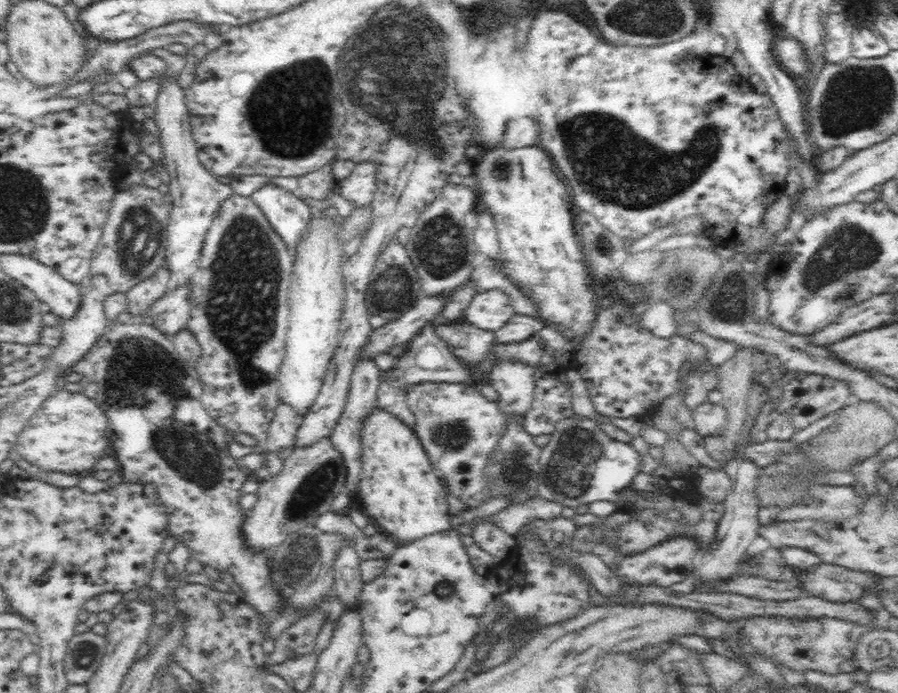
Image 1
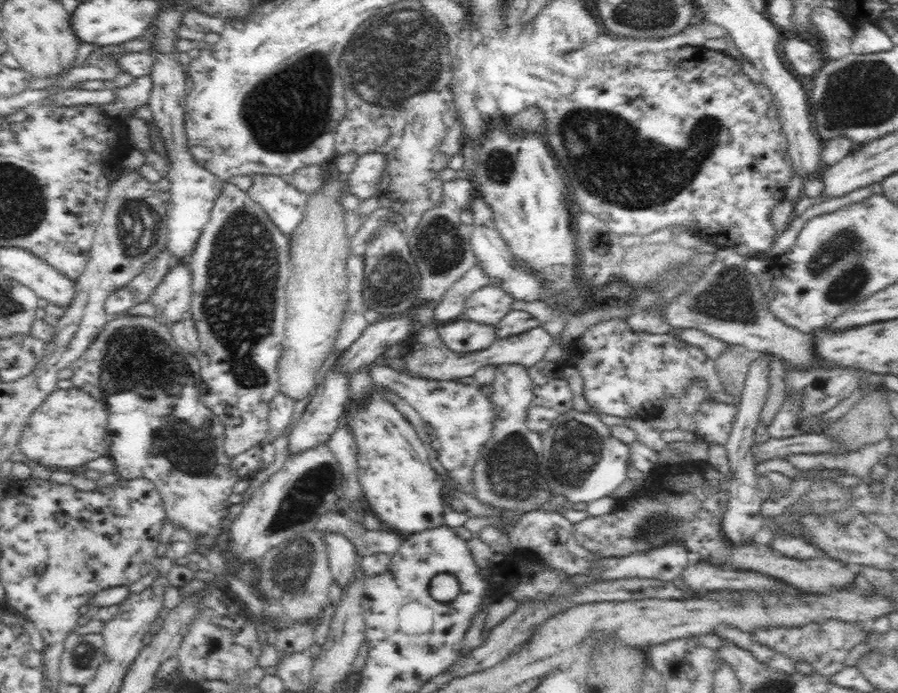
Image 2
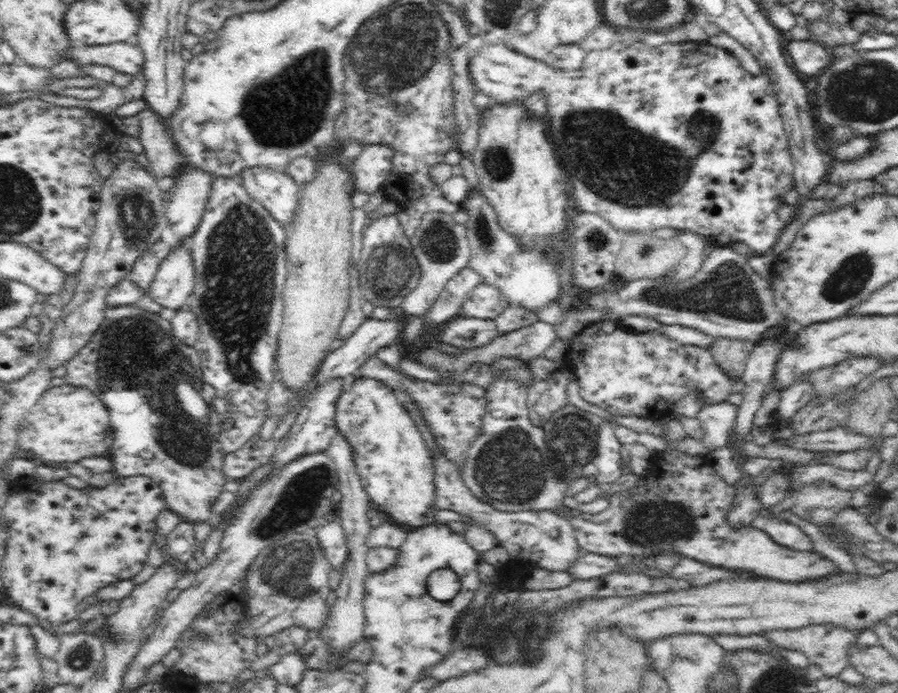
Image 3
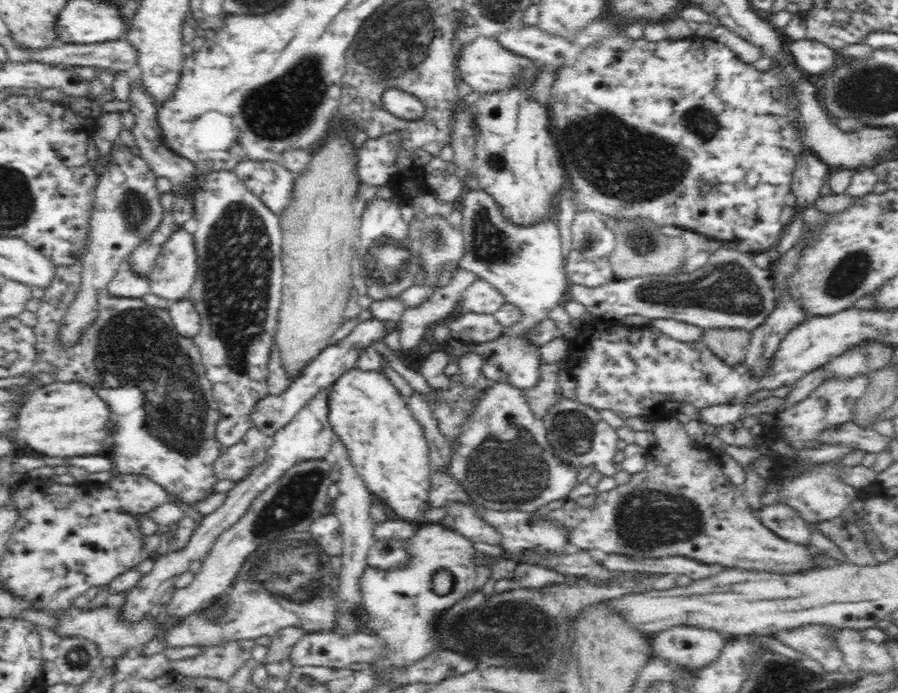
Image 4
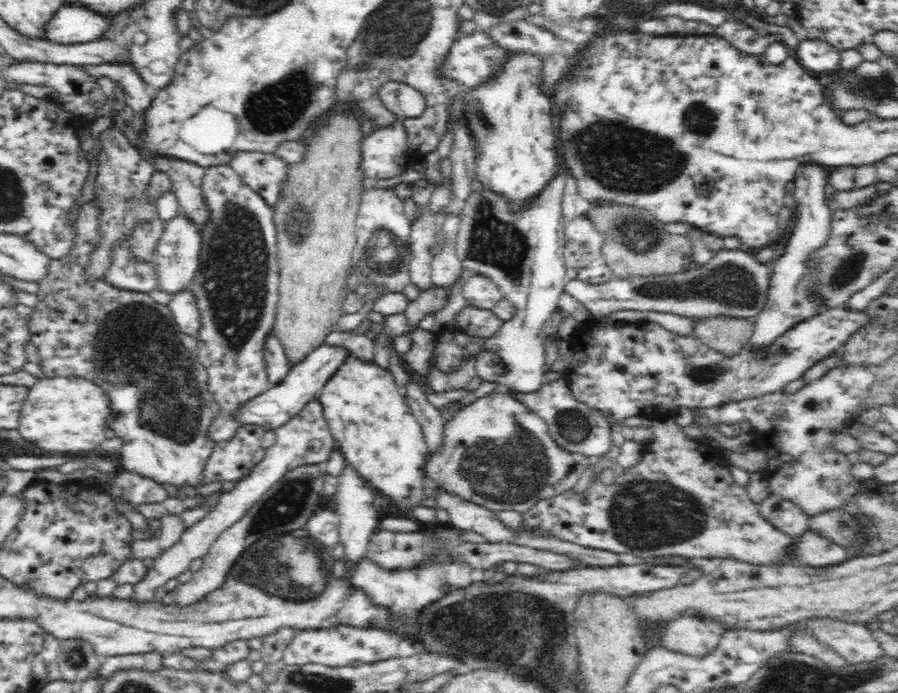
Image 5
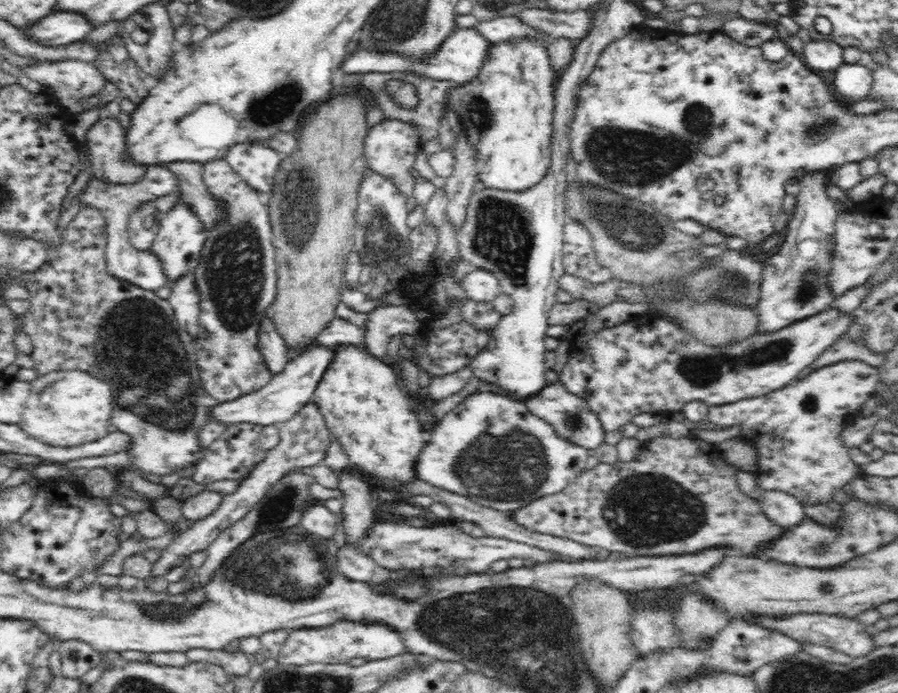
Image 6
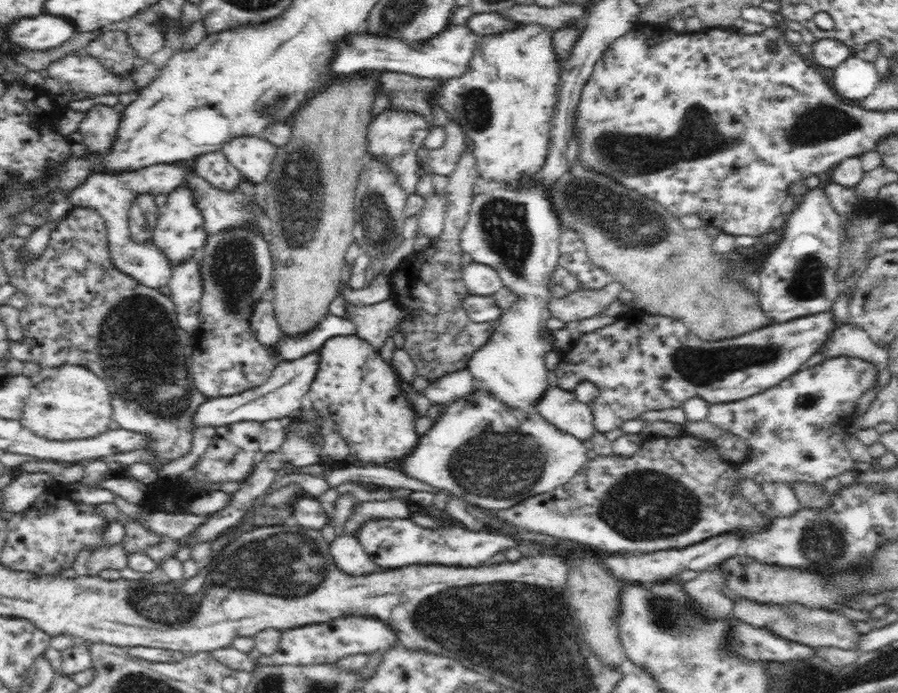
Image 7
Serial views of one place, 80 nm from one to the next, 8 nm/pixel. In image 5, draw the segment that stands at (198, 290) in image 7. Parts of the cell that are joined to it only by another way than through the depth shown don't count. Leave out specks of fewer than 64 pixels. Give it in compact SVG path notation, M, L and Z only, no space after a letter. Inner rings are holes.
M190 286L180 292L172 293L172 299L167 306L179 331L195 337L201 327L201 314Z

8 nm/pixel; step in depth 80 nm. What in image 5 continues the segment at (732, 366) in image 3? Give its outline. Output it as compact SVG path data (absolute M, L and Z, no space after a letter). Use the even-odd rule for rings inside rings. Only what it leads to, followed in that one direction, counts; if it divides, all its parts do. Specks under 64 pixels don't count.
M712 316L695 322L693 335L710 349L734 356L749 344L755 323L747 318Z

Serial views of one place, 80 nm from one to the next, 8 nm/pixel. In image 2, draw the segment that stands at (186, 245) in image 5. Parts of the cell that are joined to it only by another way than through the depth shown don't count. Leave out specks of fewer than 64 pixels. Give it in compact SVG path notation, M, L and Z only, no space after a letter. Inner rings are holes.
M183 260L173 262L164 275L166 278L162 278L160 286L152 292L149 302L168 318L169 326L189 315L193 284L190 265Z

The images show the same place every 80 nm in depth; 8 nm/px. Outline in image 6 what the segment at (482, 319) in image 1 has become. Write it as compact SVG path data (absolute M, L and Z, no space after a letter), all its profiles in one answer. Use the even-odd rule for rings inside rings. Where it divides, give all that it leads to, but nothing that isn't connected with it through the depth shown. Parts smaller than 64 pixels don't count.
M481 268L467 273L460 283L466 298L476 302L492 303L502 292L499 280L491 272Z

